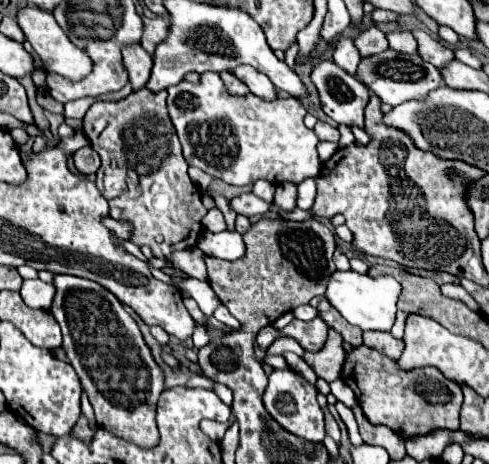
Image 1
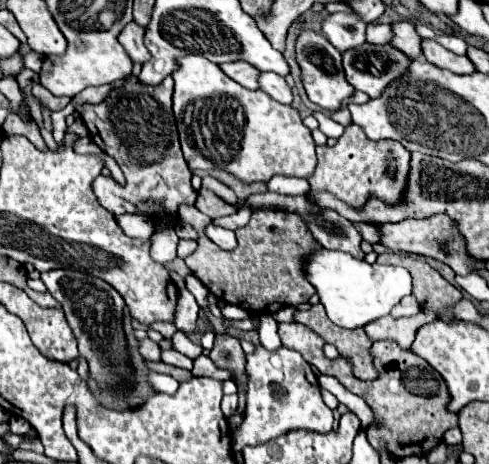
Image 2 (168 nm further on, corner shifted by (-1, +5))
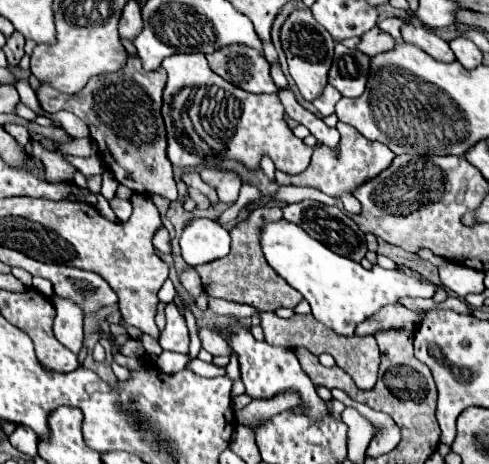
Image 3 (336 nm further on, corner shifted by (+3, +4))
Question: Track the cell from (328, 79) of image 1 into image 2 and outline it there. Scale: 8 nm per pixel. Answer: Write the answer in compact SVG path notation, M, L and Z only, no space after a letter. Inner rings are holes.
M302 29L302 33L296 39L296 63L302 69L302 73L300 73L302 85L306 89L308 99L328 111L340 109L342 99L346 99L354 93L354 87L344 79L340 59L342 59L340 51L324 35L320 35L312 29Z

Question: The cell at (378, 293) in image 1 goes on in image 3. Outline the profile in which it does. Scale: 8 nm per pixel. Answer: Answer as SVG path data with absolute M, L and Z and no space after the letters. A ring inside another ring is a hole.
M280 220L280 222L272 222L272 224L266 224L264 230L262 230L262 236L260 236L260 242L262 242L262 250L264 250L264 256L268 260L268 264L292 286L296 288L304 300L310 302L312 306L312 314L318 322L326 324L328 328L332 328L336 334L340 336L352 336L356 326L360 322L364 322L366 318L370 318L372 314L376 314L380 308L388 306L388 304L396 304L400 302L402 298L430 298L434 294L434 288L432 284L426 284L426 282L420 282L420 280L414 280L398 270L384 270L380 266L372 266L370 270L366 270L362 264L354 262L354 260L348 260L344 256L338 256L334 254L332 250L328 250L324 244L320 244L318 240L310 238L300 226L292 224L292 222L286 222L286 220Z

